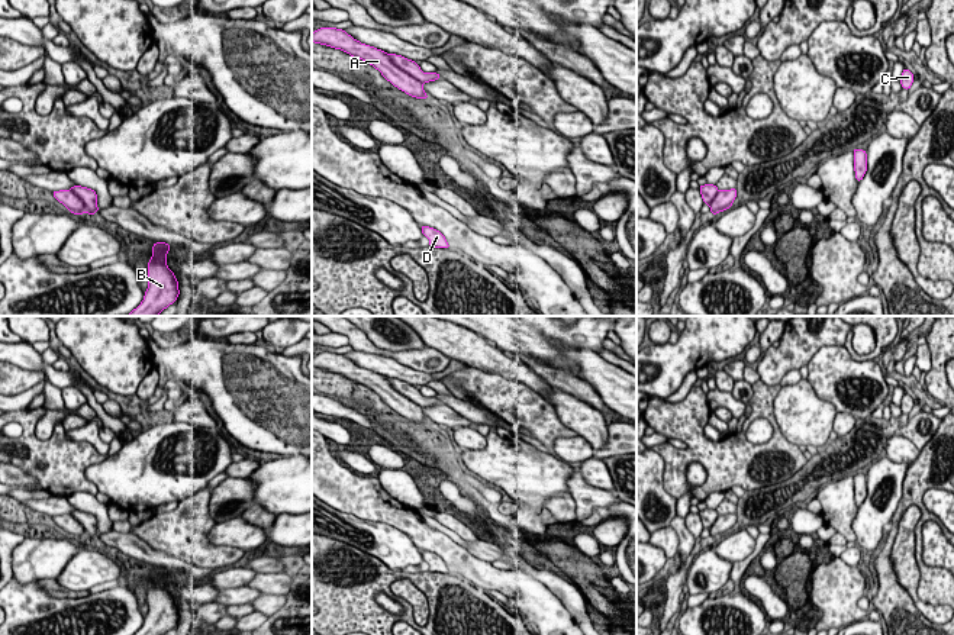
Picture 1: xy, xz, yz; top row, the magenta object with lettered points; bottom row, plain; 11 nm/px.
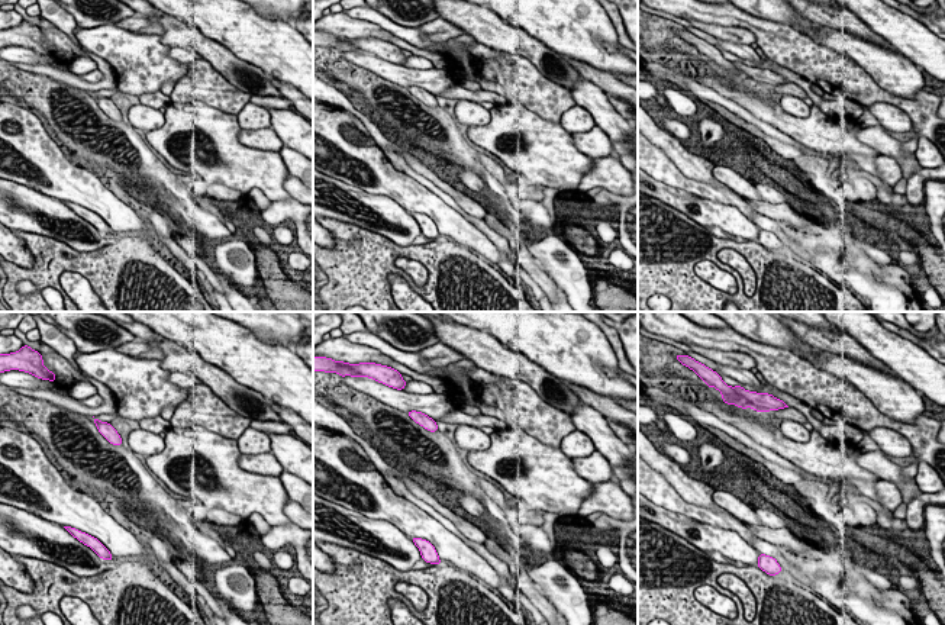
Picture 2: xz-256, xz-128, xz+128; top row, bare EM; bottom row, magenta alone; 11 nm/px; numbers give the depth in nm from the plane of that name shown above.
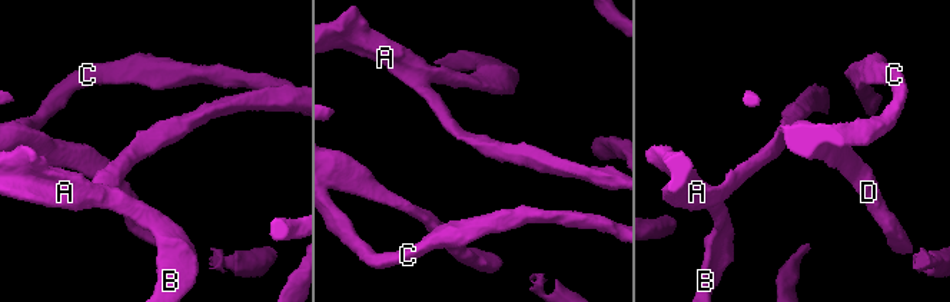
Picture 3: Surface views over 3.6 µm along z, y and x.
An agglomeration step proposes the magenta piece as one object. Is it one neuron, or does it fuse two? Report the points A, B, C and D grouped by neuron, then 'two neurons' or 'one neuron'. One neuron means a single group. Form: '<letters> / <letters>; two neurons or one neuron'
A B C D; one neuron

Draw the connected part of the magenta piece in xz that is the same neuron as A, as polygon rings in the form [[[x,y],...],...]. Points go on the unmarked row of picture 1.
[[[320,352],[312,358],[312,367],[341,374],[368,387],[394,412],[416,423],[429,423],[422,409],[441,403],[438,397],[423,397],[412,384],[361,368],[344,354]]]

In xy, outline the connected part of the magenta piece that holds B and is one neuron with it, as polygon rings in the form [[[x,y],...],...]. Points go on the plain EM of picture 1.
[[[155,567],[152,570],[154,580],[148,587],[148,613],[144,625],[133,635],[164,635],[173,629],[178,619],[178,606],[174,597],[168,593],[165,581],[170,576],[170,568]]]

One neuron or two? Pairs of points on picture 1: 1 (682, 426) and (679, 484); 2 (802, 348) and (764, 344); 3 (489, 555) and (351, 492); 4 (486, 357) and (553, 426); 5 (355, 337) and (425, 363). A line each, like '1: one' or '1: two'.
1: one
2: two
3: two
4: two
5: one

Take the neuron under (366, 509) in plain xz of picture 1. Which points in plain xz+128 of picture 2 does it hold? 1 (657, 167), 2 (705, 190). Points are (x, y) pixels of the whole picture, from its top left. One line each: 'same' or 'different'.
1: same
2: same

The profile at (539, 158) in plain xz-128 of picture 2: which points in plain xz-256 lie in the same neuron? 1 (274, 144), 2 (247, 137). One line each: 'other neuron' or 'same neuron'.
1: other neuron
2: other neuron

